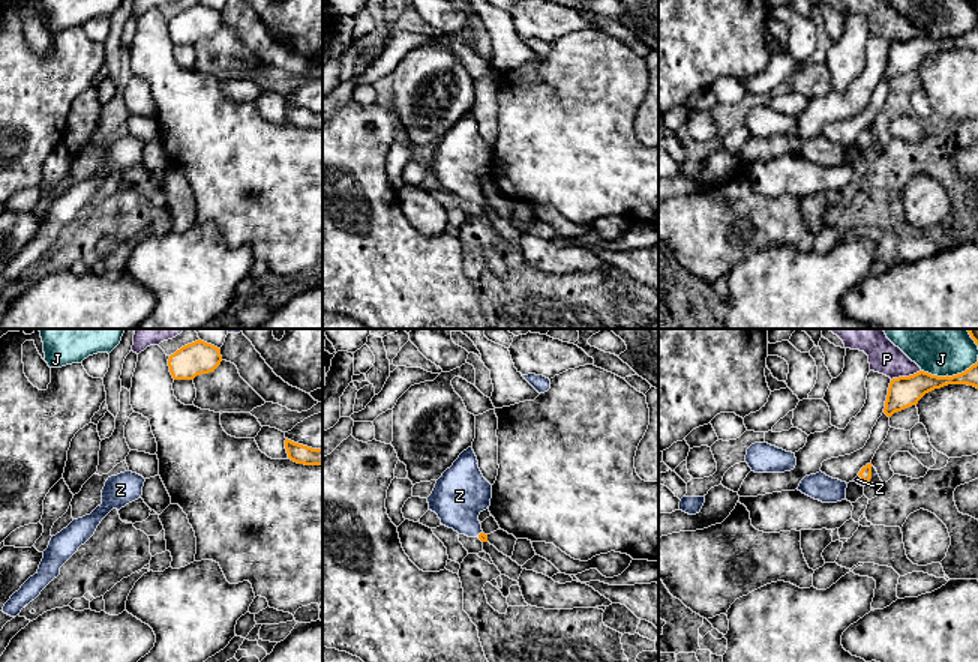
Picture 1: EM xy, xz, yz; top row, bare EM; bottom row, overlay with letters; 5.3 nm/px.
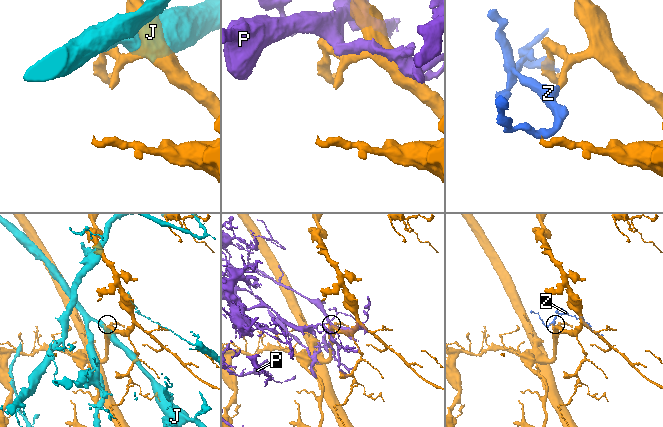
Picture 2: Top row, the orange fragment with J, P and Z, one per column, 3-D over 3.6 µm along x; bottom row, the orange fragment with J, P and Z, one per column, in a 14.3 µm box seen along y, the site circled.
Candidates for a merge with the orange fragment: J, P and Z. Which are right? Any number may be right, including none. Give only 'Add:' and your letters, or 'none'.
Add: Z

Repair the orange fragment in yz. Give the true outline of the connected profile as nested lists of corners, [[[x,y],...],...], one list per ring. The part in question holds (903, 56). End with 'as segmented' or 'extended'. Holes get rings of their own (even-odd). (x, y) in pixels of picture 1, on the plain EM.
[[[978,26],[964,36],[952,41],[938,41],[920,35],[909,41],[892,42],[884,77],[891,81],[897,75],[916,69],[926,57],[948,48],[968,48],[978,53]]]; as segmented

